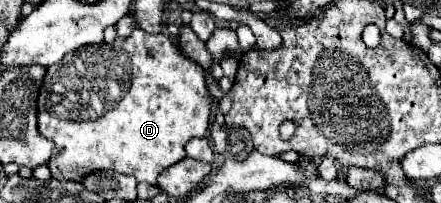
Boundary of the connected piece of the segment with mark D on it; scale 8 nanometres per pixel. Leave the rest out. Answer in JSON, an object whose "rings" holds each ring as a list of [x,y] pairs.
{"rings":[[[135,29],[135,33],[131,33],[125,39],[117,37],[113,43],[101,41],[97,45],[83,45],[83,47],[75,49],[75,53],[67,53],[67,57],[63,57],[63,61],[47,67],[45,77],[43,77],[43,85],[41,85],[39,97],[37,97],[37,129],[43,137],[47,137],[55,143],[55,153],[51,155],[49,169],[51,169],[51,175],[59,181],[81,181],[85,175],[95,173],[95,171],[115,171],[115,173],[135,177],[137,183],[157,185],[159,173],[163,169],[179,163],[185,157],[185,143],[193,137],[205,137],[207,127],[209,127],[209,115],[211,115],[211,97],[205,87],[203,67],[199,63],[195,63],[193,59],[185,57],[181,53],[179,45],[171,37],[167,37],[163,33],[149,35],[143,29]]]}

